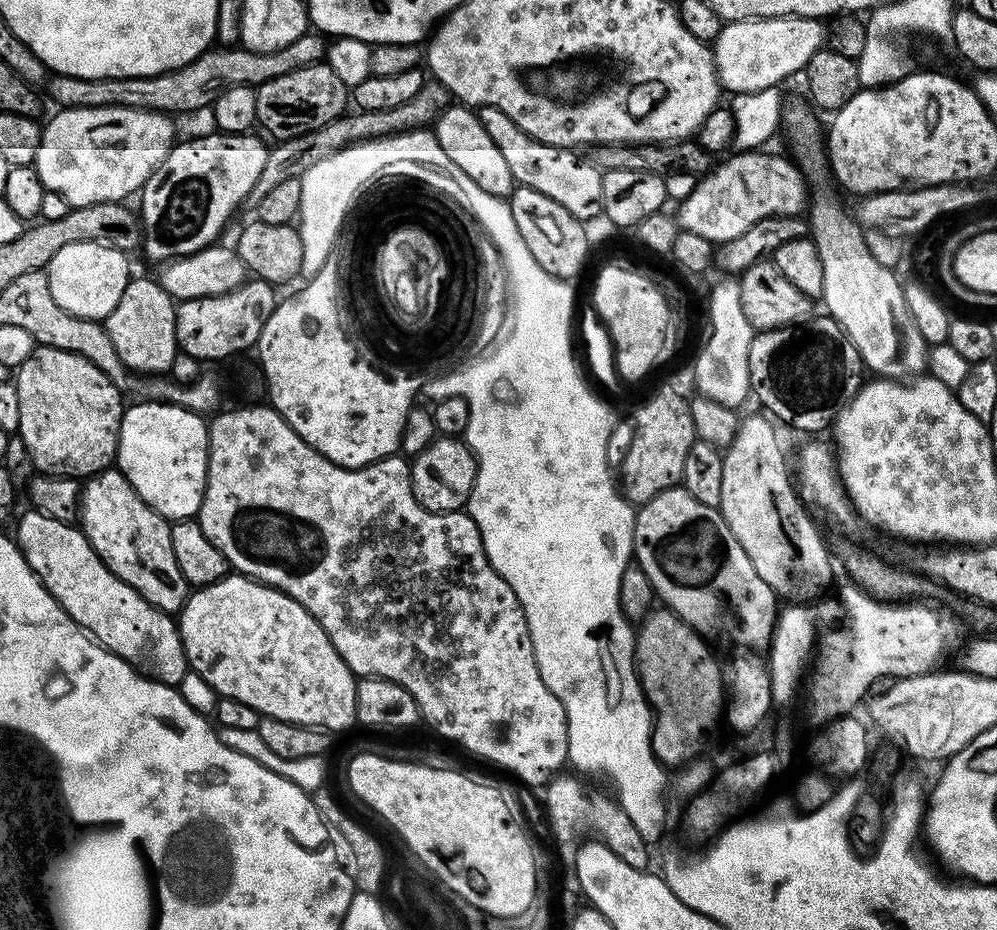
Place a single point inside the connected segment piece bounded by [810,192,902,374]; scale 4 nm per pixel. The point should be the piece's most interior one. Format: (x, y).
(858, 291)

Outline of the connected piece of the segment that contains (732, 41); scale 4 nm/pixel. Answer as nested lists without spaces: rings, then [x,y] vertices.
[[[753,16],[748,20],[729,20],[721,27],[719,34],[716,35],[714,43],[711,45],[712,58],[716,61],[716,73],[720,78],[721,85],[725,89],[729,88],[729,93],[735,94],[739,92],[754,92],[766,90],[768,87],[777,87],[783,85],[783,80],[791,78],[795,72],[803,73],[808,67],[810,58],[814,58],[814,54],[819,52],[826,44],[826,28],[823,28],[819,19],[811,16]]]

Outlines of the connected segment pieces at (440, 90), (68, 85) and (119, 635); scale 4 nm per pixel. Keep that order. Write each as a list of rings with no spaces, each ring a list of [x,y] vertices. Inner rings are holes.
[[[428,82],[409,101],[404,101],[401,105],[368,111],[353,110],[352,113],[349,111],[347,114],[329,119],[319,126],[313,126],[299,134],[281,139],[277,143],[280,144],[277,148],[269,147],[266,166],[262,166],[262,174],[258,178],[258,182],[254,182],[247,203],[252,206],[260,205],[262,198],[266,198],[267,191],[274,190],[274,186],[278,186],[278,182],[285,181],[291,176],[297,178],[303,176],[306,169],[318,159],[329,153],[337,152],[355,141],[371,140],[398,131],[431,125],[445,105],[449,103],[449,100],[450,93],[447,88],[444,88],[439,82]]]
[[[309,30],[290,46],[273,52],[251,52],[243,46],[213,46],[189,64],[160,72],[157,76],[111,76],[108,79],[56,74],[47,81],[46,89],[65,108],[97,108],[103,104],[121,104],[127,108],[150,108],[165,114],[192,112],[195,108],[207,109],[215,95],[230,84],[245,82],[259,86],[278,74],[289,72],[303,64],[325,59],[326,40],[319,31]]]
[[[28,510],[28,513],[21,518],[16,532],[14,531],[14,539],[20,551],[23,552],[26,562],[36,573],[36,577],[44,584],[44,589],[64,607],[64,611],[75,624],[80,625],[103,648],[110,649],[114,655],[120,656],[125,662],[131,664],[136,671],[141,672],[146,668],[142,656],[152,656],[148,648],[158,646],[158,644],[150,644],[150,642],[154,642],[154,638],[152,638],[154,626],[160,624],[158,628],[162,630],[162,624],[173,620],[169,613],[158,610],[153,604],[146,602],[146,598],[142,598],[142,594],[138,594],[138,590],[134,590],[126,582],[122,582],[122,578],[117,576],[110,578],[111,568],[104,565],[92,543],[84,537],[83,531],[76,524],[67,524],[58,518],[47,516],[45,512]]]

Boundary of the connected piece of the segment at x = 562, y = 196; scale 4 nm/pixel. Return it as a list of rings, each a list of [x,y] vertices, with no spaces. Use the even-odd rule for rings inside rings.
[[[539,142],[531,145],[532,152],[520,152],[517,156],[514,154],[506,155],[506,166],[510,166],[510,174],[513,181],[517,185],[525,188],[533,188],[542,194],[546,194],[546,198],[554,198],[554,202],[558,202],[558,206],[566,206],[566,210],[570,210],[570,214],[587,218],[587,216],[600,216],[602,212],[602,178],[604,172],[596,169],[596,164],[592,160],[587,160],[584,156],[579,156],[576,148],[554,148]]]

